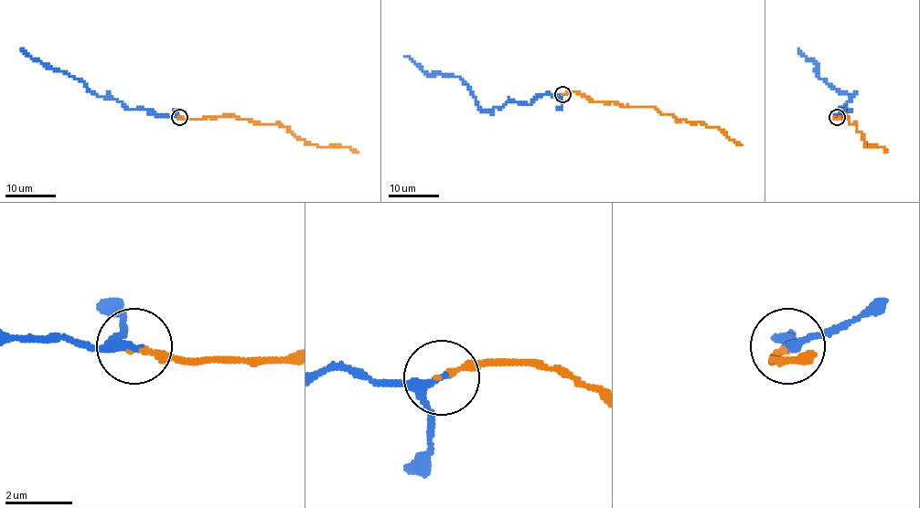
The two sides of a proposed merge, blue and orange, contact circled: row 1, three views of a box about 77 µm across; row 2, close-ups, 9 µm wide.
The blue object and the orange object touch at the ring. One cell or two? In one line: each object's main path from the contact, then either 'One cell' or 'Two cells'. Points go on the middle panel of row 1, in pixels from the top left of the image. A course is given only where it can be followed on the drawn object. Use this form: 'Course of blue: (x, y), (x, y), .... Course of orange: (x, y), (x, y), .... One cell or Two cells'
Course of blue: (562, 95), (540, 93), (529, 103), (510, 101), (501, 107), (481, 110), (459, 77), (426, 74), (403, 57). Course of orange: (562, 95), (579, 92), (593, 101), (631, 107), (654, 106), (679, 121), (720, 128), (743, 145). One cell

